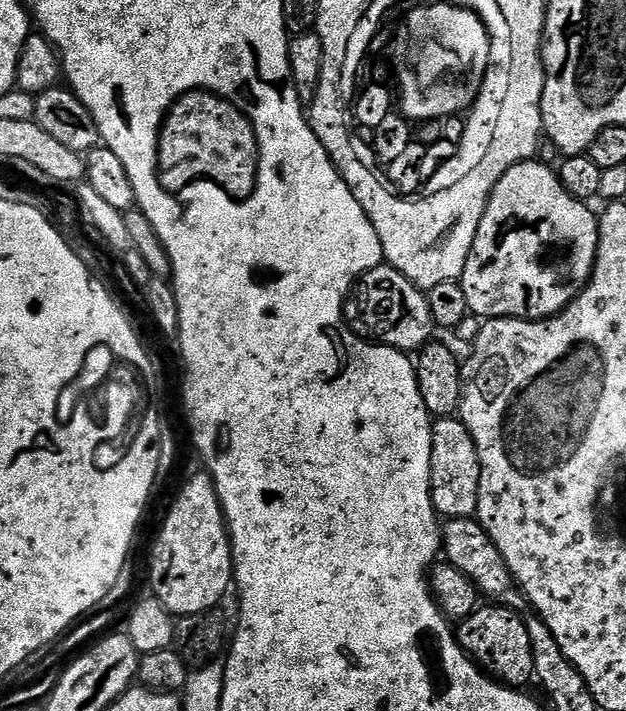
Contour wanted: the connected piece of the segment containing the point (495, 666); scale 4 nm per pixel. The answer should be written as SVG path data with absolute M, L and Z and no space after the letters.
M488 602L477 608L474 614L470 614L470 618L459 621L455 629L456 642L464 647L465 652L487 675L517 690L528 686L524 684L533 683L536 675L528 621L520 615L517 609L506 604Z

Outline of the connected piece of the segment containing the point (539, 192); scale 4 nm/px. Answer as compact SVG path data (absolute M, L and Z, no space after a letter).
M535 159L514 166L502 174L488 199L486 214L478 226L470 258L458 283L466 294L471 315L502 320L544 320L556 316L581 292L592 277L598 250L598 216L583 200L574 198L562 186L559 175Z

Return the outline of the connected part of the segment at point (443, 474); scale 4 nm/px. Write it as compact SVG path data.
M440 418L432 425L432 461L430 462L430 482L432 483L432 501L441 517L457 520L463 516L475 517L480 497L480 459L470 438L470 430L459 418Z

